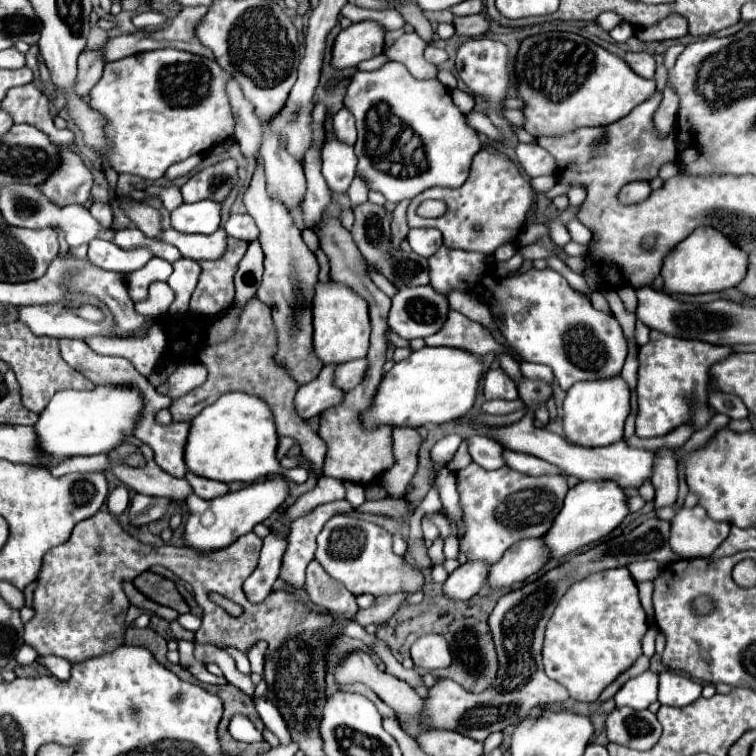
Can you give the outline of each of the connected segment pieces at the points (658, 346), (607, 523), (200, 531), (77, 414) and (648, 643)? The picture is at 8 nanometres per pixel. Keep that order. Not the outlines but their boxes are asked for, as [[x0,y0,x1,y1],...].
[[637,331,733,437],[543,481,627,559],[183,479,287,553],[35,385,141,467],[643,629,657,657]]

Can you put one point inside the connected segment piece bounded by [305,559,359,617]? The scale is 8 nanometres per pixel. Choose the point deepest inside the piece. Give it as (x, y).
(324, 591)

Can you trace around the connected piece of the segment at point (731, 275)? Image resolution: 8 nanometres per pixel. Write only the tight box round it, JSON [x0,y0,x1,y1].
[661,227,747,297]

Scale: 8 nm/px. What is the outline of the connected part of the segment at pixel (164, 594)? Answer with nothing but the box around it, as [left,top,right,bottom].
[133,571,189,613]

